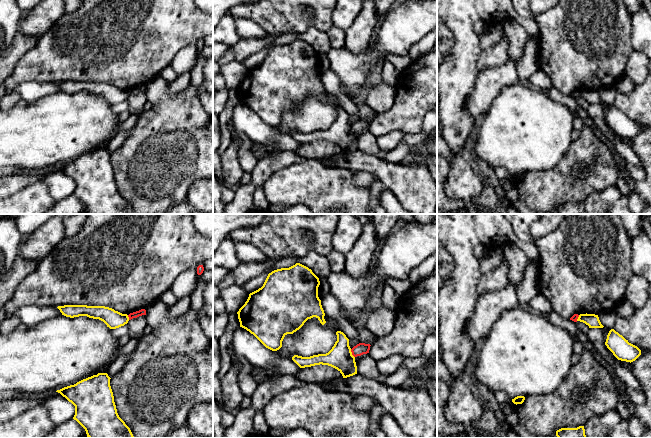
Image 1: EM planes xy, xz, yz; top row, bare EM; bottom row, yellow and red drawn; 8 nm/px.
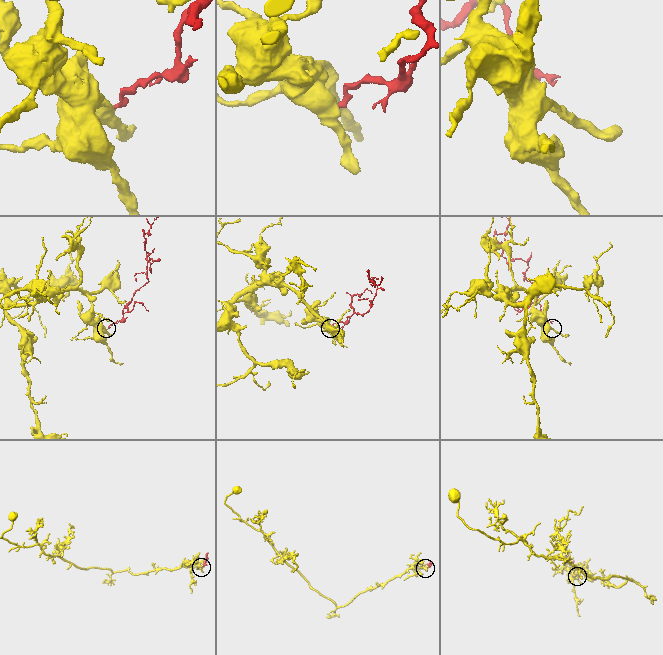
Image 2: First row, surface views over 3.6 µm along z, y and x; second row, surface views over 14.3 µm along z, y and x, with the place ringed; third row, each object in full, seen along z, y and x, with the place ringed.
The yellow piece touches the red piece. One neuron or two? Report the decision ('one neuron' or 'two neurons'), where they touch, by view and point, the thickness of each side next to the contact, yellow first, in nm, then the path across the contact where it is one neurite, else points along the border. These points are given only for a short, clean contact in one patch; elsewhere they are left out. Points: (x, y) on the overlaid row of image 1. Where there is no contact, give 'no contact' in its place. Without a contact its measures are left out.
two neurons; contact xz (351, 353); calibres 200 and 90 nm; border xz (350, 349), (354, 357)

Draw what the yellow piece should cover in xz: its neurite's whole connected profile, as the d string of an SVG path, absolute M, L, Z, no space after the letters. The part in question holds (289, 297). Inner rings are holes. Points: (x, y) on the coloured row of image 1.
M296 263L268 274L263 286L249 294L245 304L237 312L240 327L253 334L266 348L277 351L287 334L293 334L304 323L316 317L326 323L321 300L318 297L319 278L308 267Z

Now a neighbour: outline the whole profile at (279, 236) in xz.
M266 214L258 226L234 230L229 238L233 242L252 244L262 251L268 259L281 259L286 257L302 258L310 251L327 256L332 250L332 239L339 221L339 214ZM307 232L314 234L314 240L306 242L304 236Z

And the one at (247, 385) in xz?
M232 348L232 354L233 354L233 358L236 358L237 361L244 364L244 366L239 372L238 380L239 380L239 388L247 402L252 398L259 383L257 383L251 377L252 366L246 362L245 358L239 355L238 353L236 353L233 348Z

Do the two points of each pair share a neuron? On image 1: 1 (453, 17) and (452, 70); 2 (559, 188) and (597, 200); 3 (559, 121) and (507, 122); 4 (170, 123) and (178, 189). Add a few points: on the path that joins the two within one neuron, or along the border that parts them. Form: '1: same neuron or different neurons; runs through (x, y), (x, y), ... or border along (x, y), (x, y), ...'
1: same neuron; runs through (461, 30), (461, 57)
2: different neurons; border along (608, 186), (592, 192), (584, 202)
3: same neuron; runs through (546, 121), (520, 122)
4: same neuron; runs through (177, 137), (176, 172)

